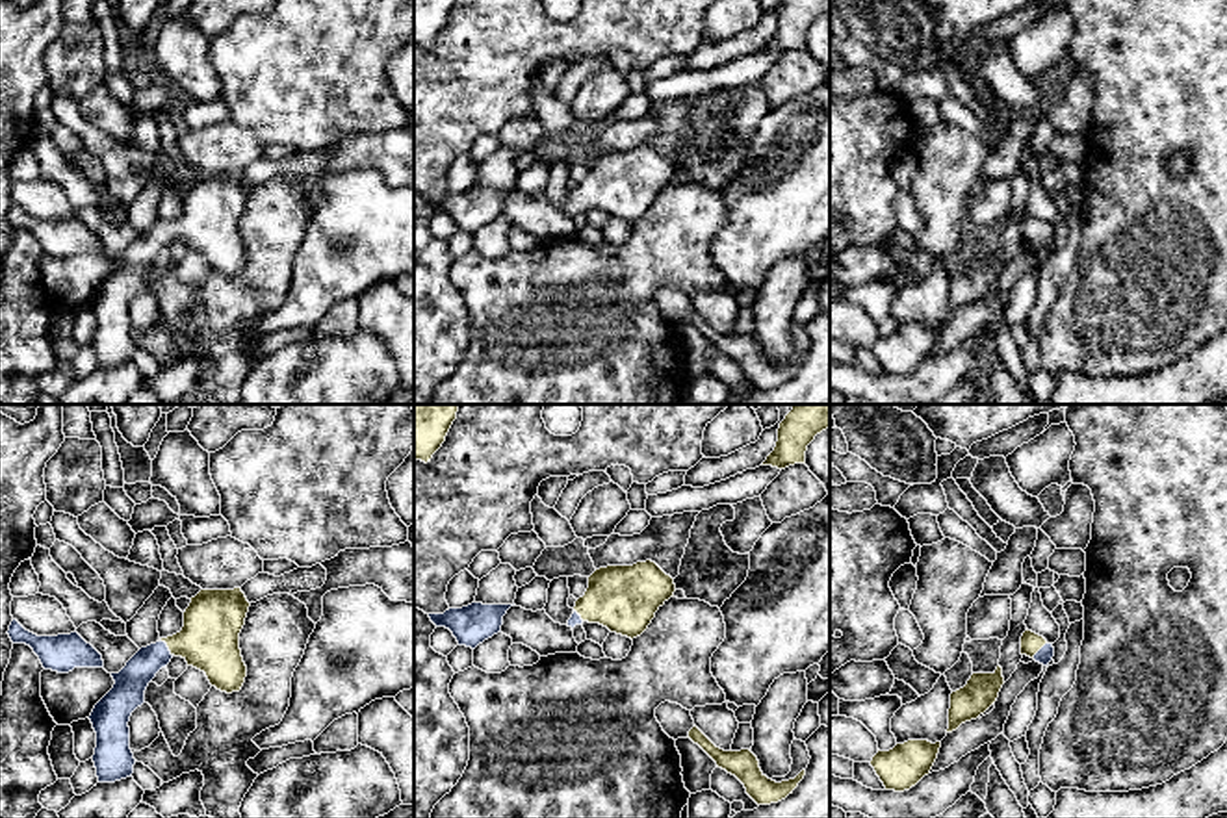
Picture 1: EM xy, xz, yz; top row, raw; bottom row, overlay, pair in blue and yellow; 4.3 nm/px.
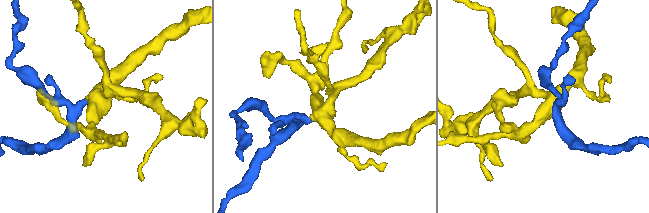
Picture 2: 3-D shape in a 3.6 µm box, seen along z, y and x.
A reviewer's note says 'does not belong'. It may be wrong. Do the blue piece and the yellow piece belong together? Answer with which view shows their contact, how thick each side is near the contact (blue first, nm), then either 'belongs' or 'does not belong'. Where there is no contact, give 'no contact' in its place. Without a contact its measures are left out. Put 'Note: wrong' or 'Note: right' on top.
Note: wrong
meets blue in xy; 140 nm thick on the blue side, 260 nm on the other; belongs

